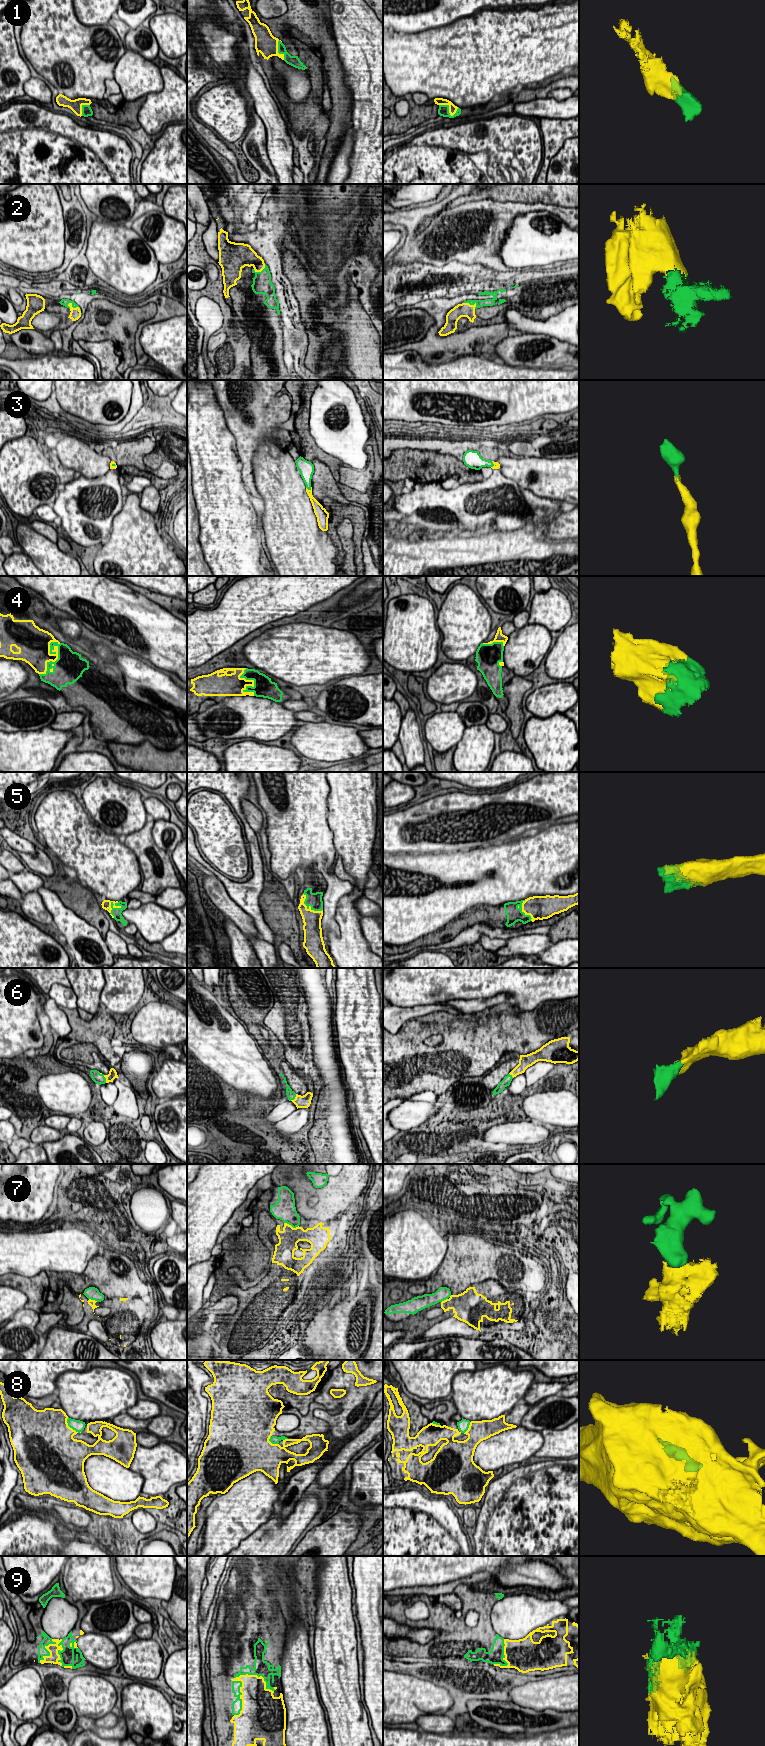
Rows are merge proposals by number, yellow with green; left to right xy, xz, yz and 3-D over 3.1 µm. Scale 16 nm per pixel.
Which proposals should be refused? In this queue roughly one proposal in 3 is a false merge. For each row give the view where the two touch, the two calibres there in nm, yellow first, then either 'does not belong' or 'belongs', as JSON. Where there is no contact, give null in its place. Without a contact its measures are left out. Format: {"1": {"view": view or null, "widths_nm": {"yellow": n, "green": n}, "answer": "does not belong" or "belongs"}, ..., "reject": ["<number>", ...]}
{"1": {"view": "yz", "widths_nm": {"yellow": 130, "green": 170}, "answer": "belongs"}, "2": {"view": "xy", "widths_nm": {"yellow": 180, "green": 120}, "answer": "belongs"}, "3": {"view": "xz", "widths_nm": {"yellow": 120, "green": 170}, "answer": "belongs"}, "4": {"view": "xy", "widths_nm": {"yellow": 340, "green": 440}, "answer": "belongs"}, "5": {"view": "xy", "widths_nm": {"yellow": 160, "green": 160}, "answer": "belongs"}, "6": {"view": "xz", "widths_nm": {"yellow": 200, "green": 140}, "answer": "belongs"}, "7": {"view": "xz", "widths_nm": {"yellow": 320, "green": 320}, "answer": "does not belong"}, "8": {"view": "xy", "widths_nm": {"yellow": 500, "green": 190}, "answer": "does not belong"}, "9": {"view": "xy", "widths_nm": {"yellow": 160, "green": 220}, "answer": "belongs"}, "reject": ["7", "8"]}

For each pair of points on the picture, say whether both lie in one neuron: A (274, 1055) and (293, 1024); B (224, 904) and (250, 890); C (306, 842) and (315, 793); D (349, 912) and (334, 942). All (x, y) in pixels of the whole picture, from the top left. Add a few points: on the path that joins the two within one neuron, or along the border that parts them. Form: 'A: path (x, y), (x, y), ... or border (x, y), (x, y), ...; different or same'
A: border (270, 1029), (283, 1045), (284, 1058), (286, 1060); different
B: border (219, 879), (228, 895), (249, 915); different
C: path (306, 830), (306, 805); same
D: path (349, 920), (349, 930), (342, 937); same

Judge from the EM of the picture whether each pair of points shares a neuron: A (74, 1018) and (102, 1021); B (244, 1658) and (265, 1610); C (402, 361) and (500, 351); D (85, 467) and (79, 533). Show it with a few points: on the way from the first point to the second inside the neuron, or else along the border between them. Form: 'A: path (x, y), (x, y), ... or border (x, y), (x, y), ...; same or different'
A: path (81, 1025), (95, 1025); same
B: path (249, 1646), (253, 1620); same
C: border (500, 361), (508, 365), (523, 367); different
D: border (107, 471), (102, 475), (90, 478), (79, 474); different

